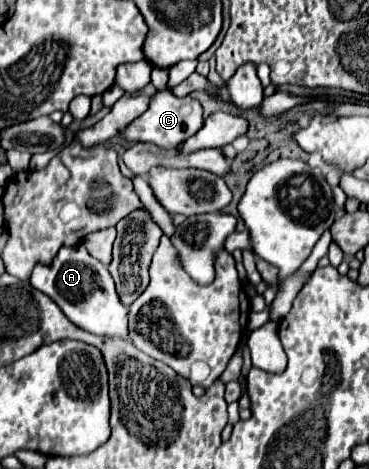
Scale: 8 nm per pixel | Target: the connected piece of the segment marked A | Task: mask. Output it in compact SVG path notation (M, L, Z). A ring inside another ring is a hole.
M82 243L74 247L62 247L54 257L54 261L48 265L36 265L30 275L30 283L34 285L34 289L46 293L62 309L62 313L80 329L102 337L116 337L126 341L130 339L128 337L130 309L120 301L108 265L92 257Z

